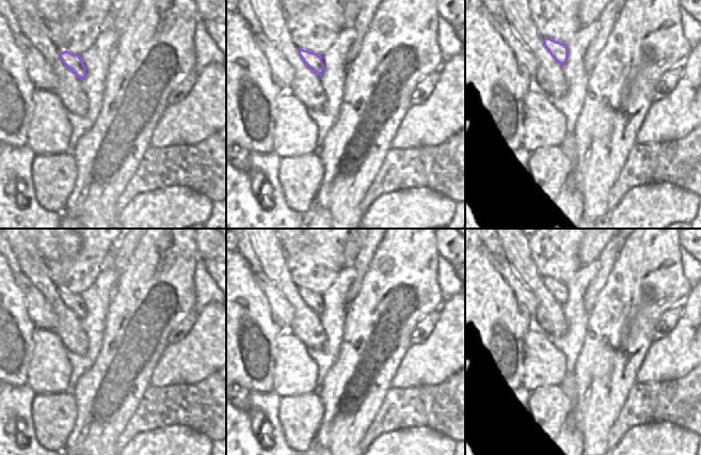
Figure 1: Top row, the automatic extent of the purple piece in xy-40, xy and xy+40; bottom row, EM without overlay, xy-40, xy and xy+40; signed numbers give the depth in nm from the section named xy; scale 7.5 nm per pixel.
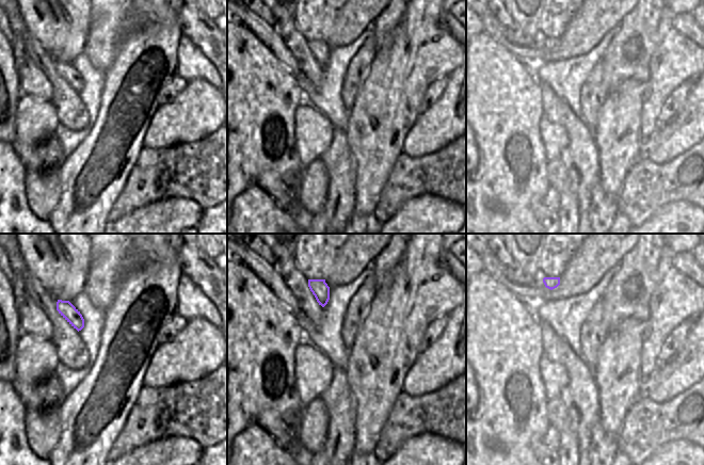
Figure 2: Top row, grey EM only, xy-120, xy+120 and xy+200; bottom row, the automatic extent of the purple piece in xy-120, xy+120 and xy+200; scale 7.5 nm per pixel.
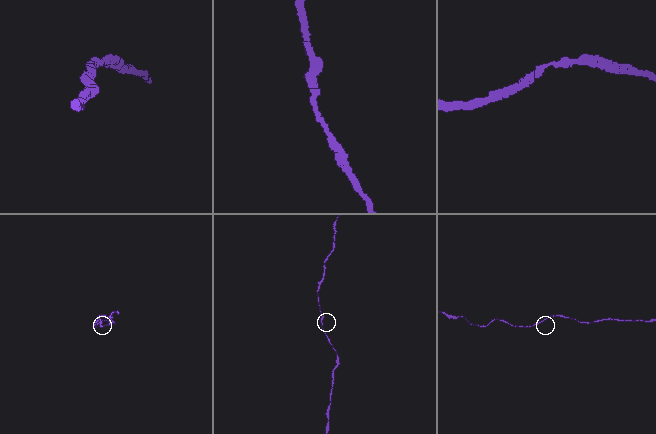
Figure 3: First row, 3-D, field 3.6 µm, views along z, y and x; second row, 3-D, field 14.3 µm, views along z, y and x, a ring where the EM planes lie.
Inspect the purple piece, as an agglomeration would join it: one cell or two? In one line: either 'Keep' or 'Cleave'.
Keep.

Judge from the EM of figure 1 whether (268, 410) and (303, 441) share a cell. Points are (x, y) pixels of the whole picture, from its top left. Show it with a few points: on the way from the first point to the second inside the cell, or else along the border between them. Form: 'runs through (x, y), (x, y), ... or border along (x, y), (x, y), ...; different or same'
border along (280, 397), (277, 418), (286, 443); different

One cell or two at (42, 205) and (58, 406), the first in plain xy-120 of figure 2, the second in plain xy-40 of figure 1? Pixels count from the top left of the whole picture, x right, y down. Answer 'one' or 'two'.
one

